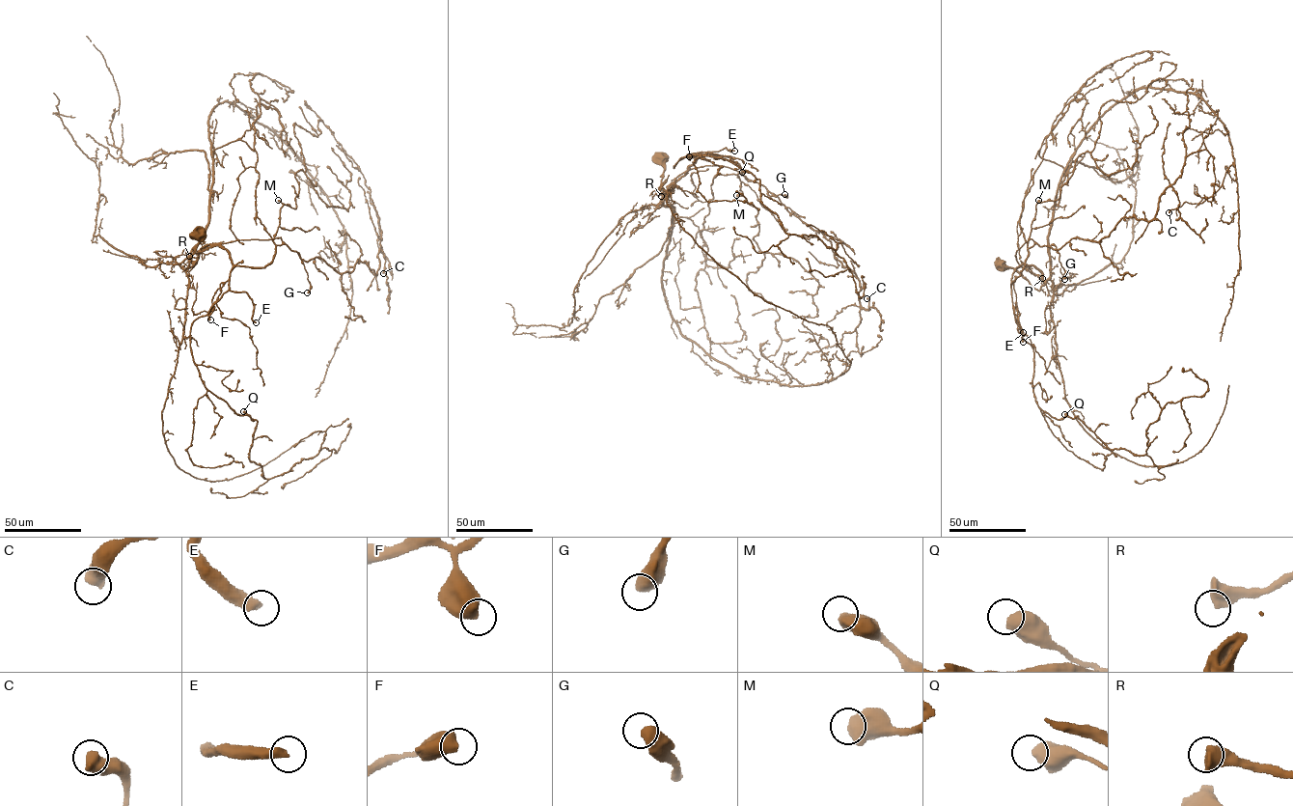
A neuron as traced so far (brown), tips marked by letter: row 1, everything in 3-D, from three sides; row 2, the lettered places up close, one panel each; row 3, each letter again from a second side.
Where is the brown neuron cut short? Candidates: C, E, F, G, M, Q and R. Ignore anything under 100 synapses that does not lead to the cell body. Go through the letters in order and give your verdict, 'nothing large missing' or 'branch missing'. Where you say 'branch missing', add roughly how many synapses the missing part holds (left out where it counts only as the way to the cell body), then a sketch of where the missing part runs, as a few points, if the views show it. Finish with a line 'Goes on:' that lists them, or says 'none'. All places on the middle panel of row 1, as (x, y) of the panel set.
C: nothing large missing
E: branch missing; 250 synapses; course (734, 151), (776, 174), (770, 173), (855, 250)
F: nothing large missing
G: nothing large missing
M: nothing large missing
Q: nothing large missing
R: branch missing; 160 synapses; course (661, 196), (661, 189), (653, 189), (644, 202), (647, 206), (660, 193)
Goes on: E, R

